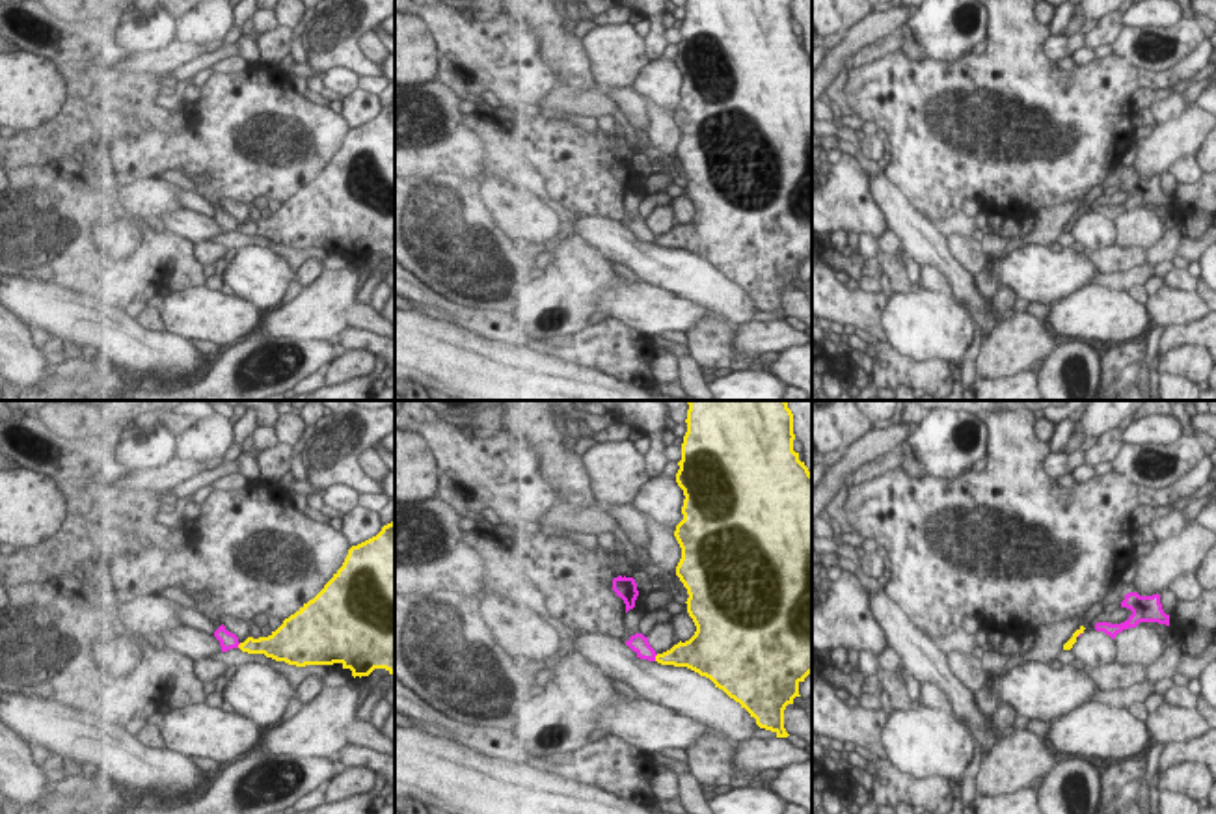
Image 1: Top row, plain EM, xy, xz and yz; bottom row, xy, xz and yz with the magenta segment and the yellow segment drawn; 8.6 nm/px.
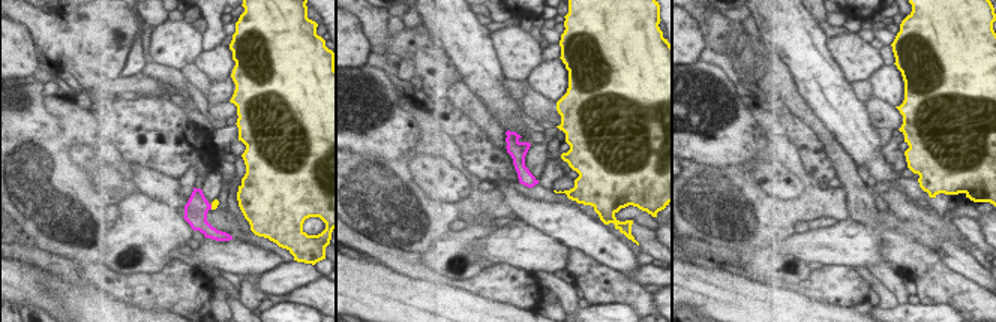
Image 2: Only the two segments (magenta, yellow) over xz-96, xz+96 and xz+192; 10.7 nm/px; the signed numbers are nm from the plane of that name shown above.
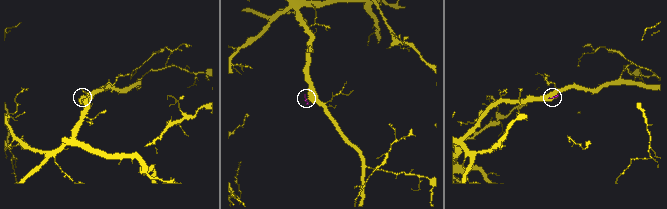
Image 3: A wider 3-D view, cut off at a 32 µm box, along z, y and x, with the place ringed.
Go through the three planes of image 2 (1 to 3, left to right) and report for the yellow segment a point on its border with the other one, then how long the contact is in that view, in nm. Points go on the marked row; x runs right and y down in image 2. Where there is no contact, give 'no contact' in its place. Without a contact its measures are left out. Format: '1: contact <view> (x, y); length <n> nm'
1: contact xz-96 (210, 207); length 70 nm
2: no contact
3: no contact

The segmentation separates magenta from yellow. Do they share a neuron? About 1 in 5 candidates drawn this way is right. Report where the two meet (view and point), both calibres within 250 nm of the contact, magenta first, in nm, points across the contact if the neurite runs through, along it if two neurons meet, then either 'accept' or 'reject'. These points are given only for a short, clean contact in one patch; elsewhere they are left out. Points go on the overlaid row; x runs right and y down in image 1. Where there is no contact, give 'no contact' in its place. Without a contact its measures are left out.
contact xz (654, 658); calibres 160 and 220 nm; border xz (658, 654), (654, 660); reject

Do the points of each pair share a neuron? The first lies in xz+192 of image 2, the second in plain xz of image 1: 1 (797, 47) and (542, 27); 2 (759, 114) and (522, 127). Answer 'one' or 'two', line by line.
1: one
2: two

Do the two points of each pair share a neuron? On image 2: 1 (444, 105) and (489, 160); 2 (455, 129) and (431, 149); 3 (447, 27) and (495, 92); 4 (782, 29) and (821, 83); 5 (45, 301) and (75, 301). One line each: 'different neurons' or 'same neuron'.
1: same neuron
2: different neurons
3: same neuron
4: same neuron
5: same neuron

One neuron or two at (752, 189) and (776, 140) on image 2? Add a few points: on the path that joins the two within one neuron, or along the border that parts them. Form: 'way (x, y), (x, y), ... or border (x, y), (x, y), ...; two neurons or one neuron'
way (747, 175), (747, 168), (765, 153); one neuron

